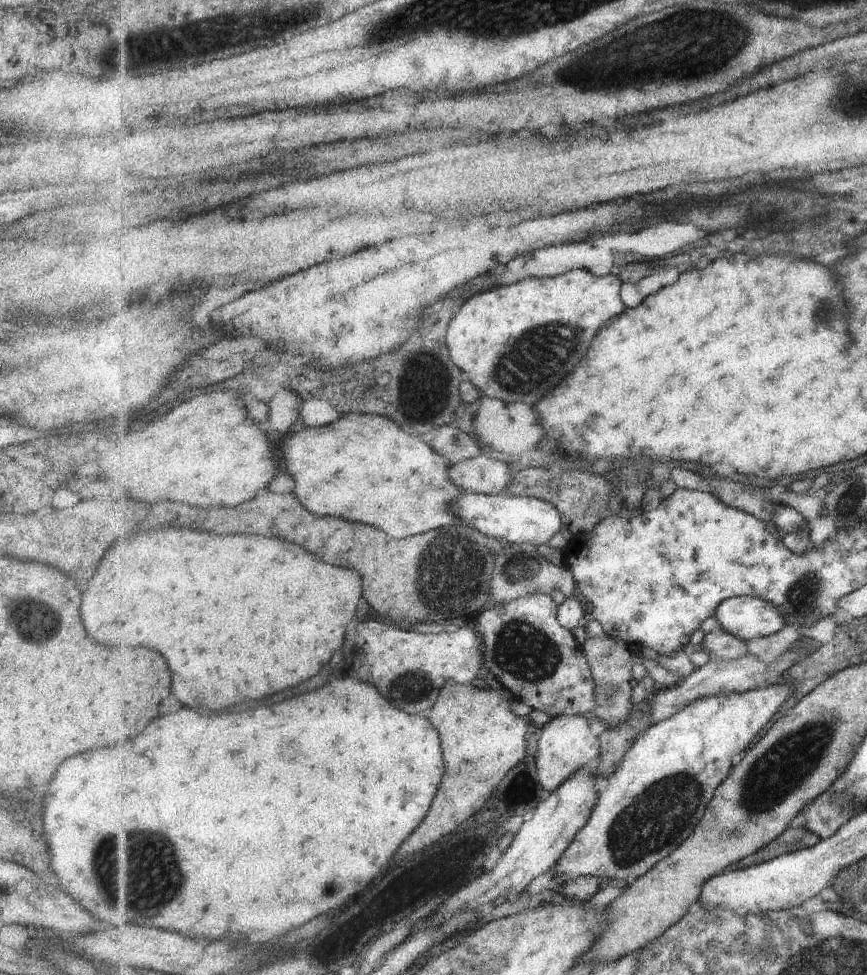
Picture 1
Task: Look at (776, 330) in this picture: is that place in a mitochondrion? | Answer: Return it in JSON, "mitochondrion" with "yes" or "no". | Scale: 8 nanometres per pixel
{"mitochondrion":"no"}

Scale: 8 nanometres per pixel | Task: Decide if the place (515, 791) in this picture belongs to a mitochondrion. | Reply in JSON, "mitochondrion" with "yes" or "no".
{"mitochondrion":"no"}

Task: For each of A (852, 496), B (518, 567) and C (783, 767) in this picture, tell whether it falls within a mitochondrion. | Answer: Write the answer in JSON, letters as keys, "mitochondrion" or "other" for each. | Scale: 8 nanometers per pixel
{"A":"mitochondrion","B":"mitochondrion","C":"mitochondrion"}

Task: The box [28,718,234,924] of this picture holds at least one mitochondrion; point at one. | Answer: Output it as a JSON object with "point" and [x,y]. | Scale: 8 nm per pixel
{"point":[129,874]}

